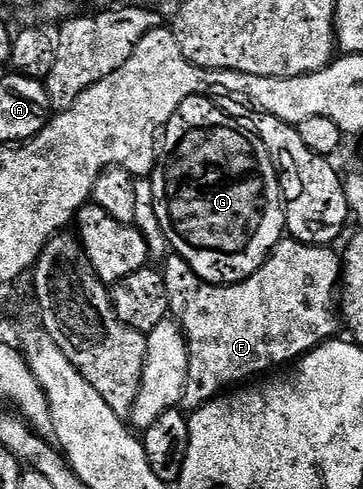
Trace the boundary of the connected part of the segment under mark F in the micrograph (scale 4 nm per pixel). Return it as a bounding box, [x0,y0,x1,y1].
[163,239,343,410]

